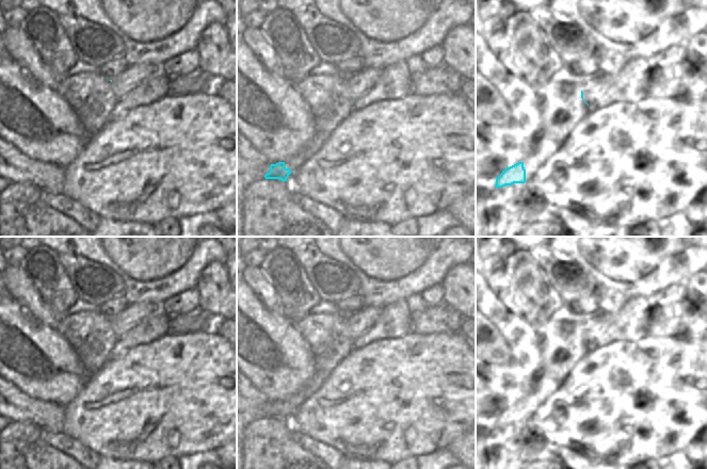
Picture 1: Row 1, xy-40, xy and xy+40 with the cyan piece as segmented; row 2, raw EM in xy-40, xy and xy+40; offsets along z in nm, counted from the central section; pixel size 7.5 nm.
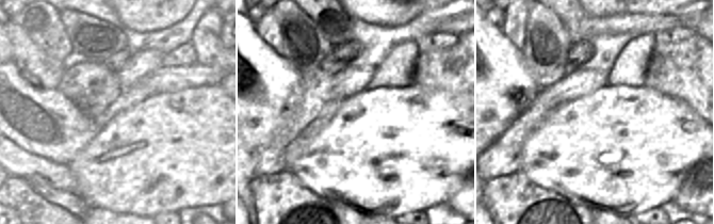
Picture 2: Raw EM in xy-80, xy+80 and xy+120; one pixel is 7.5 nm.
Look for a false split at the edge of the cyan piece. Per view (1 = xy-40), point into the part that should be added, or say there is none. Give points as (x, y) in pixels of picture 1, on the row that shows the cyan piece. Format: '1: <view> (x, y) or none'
1: none

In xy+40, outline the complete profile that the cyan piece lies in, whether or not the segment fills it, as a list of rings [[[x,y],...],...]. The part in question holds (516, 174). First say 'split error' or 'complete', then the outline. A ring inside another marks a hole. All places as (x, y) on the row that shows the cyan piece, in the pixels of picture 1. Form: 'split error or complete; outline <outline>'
split error; outline [[[553,76],[543,82],[541,90],[549,110],[556,114],[556,123],[536,141],[532,152],[523,162],[502,171],[496,178],[495,188],[530,181],[539,167],[560,149],[568,133],[590,108],[583,100],[581,79]]]

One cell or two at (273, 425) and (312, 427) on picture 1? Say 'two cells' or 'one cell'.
two cells

